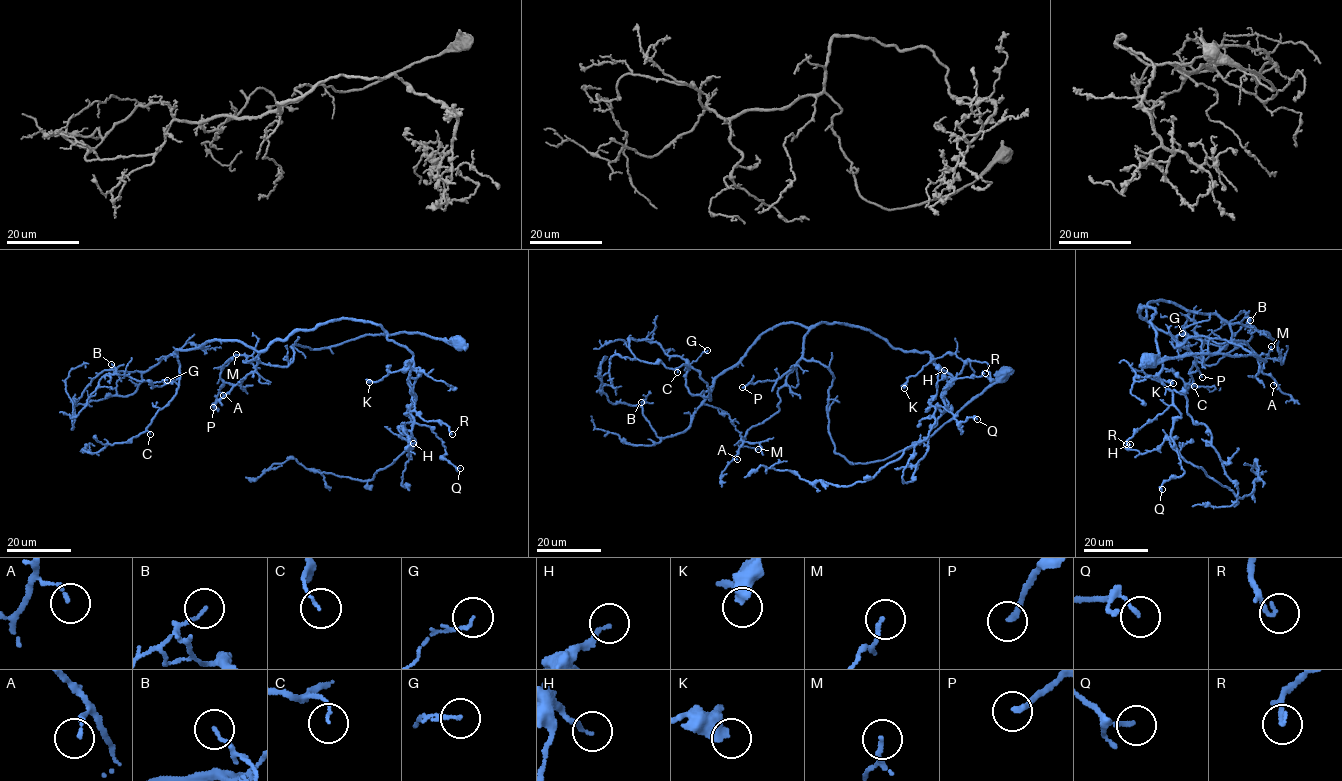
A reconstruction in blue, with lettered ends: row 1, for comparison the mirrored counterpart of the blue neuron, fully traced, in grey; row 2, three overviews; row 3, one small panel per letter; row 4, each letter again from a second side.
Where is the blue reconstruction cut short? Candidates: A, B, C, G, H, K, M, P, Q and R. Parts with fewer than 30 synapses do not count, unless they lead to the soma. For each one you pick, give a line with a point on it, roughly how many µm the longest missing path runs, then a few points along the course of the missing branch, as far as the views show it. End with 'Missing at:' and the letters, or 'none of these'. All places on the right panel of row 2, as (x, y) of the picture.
Missing at: none of these

